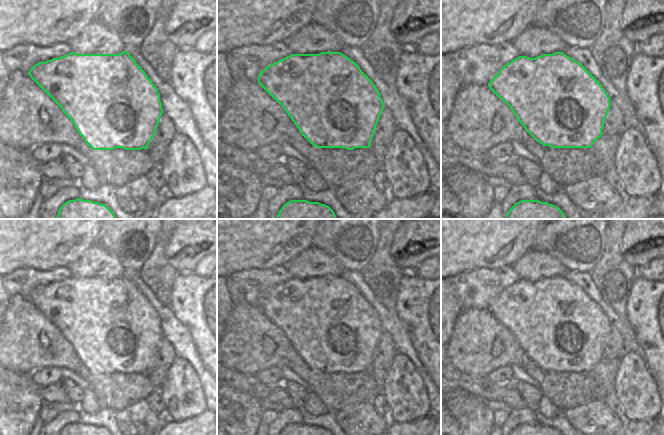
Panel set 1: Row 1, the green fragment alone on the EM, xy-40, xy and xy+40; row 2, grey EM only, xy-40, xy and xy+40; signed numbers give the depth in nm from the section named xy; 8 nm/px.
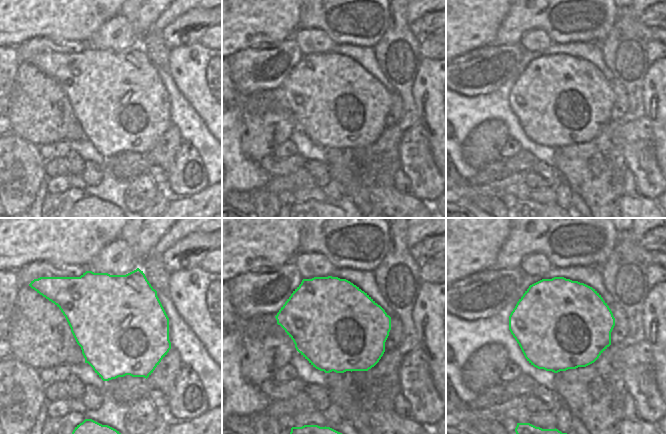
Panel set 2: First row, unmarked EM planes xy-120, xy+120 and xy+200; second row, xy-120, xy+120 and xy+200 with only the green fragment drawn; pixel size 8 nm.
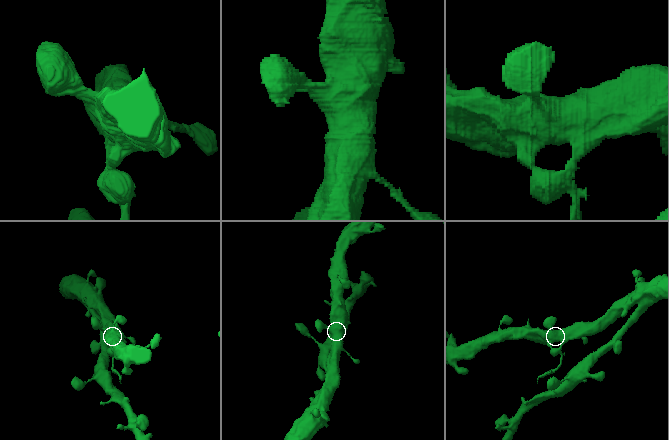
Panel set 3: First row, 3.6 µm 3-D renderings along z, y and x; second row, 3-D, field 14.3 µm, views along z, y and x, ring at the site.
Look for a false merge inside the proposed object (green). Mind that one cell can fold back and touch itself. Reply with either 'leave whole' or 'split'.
split

